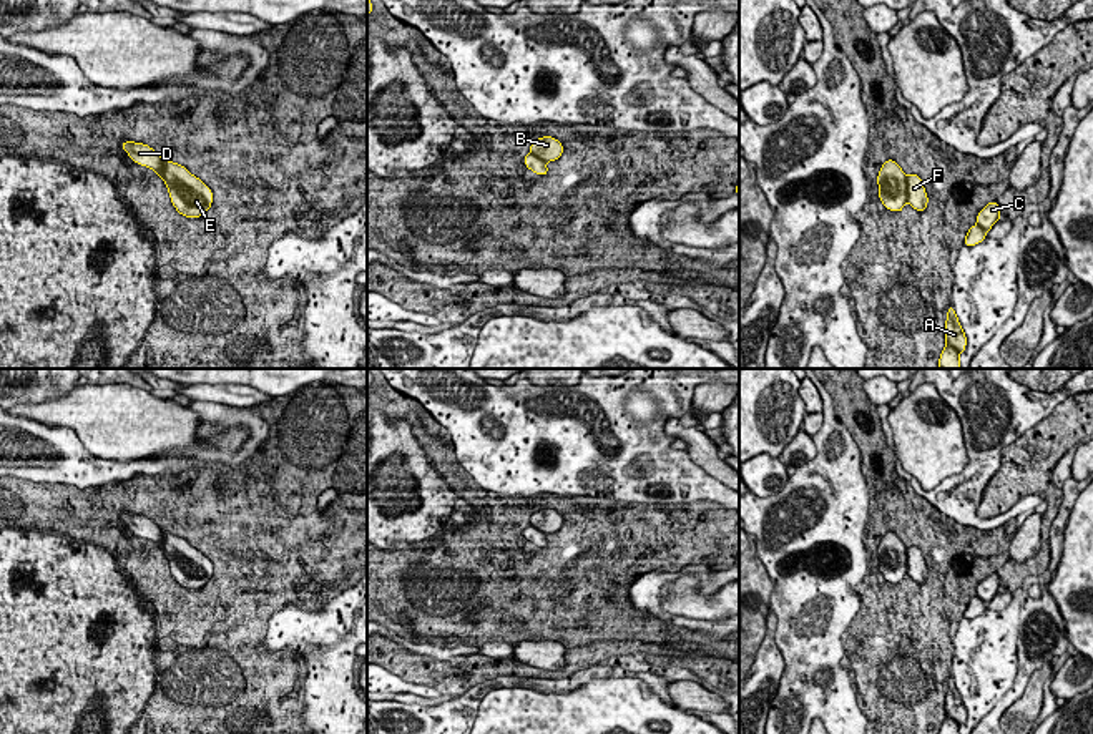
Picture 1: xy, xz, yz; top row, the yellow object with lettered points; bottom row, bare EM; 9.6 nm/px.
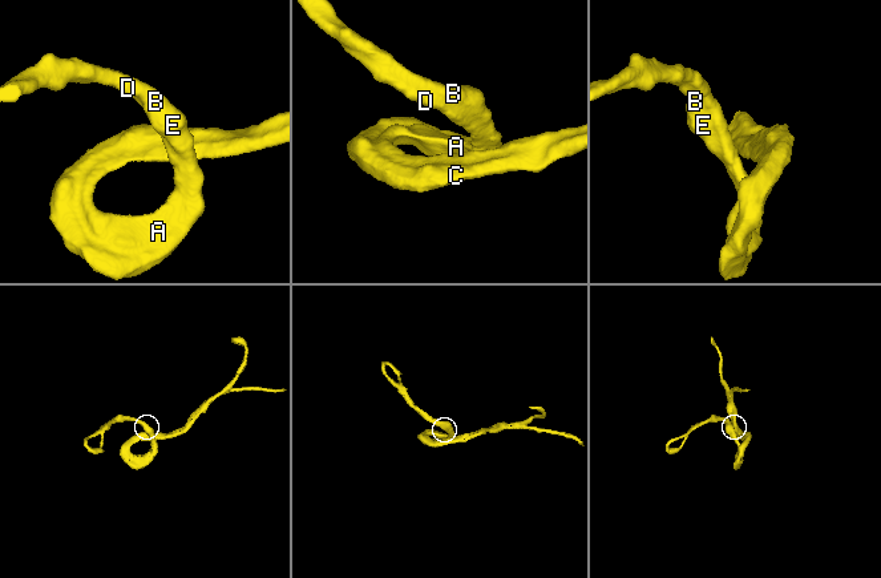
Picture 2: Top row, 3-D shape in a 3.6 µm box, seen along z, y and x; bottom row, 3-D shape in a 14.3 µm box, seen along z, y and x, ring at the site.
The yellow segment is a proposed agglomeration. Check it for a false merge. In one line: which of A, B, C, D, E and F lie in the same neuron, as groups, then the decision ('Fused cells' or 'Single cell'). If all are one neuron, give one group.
Groups: A B C D E F. Single cell

